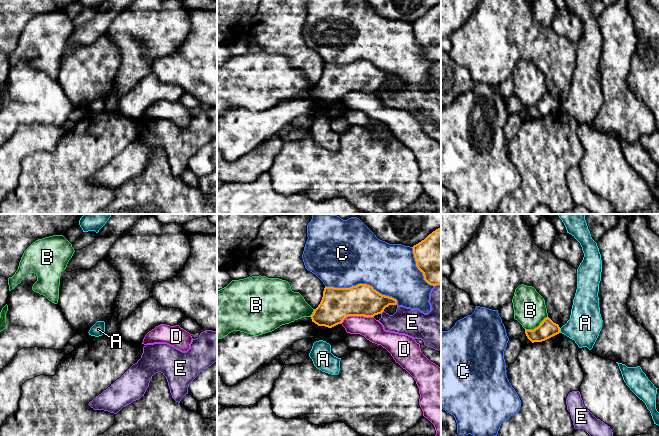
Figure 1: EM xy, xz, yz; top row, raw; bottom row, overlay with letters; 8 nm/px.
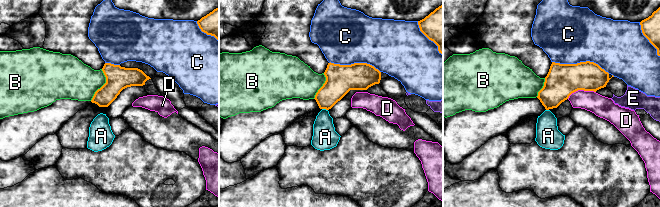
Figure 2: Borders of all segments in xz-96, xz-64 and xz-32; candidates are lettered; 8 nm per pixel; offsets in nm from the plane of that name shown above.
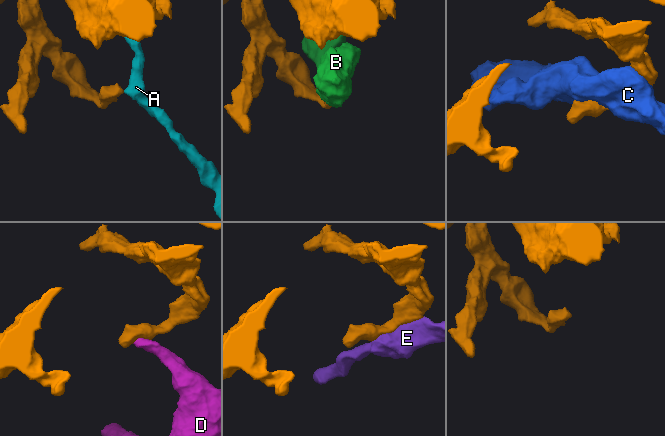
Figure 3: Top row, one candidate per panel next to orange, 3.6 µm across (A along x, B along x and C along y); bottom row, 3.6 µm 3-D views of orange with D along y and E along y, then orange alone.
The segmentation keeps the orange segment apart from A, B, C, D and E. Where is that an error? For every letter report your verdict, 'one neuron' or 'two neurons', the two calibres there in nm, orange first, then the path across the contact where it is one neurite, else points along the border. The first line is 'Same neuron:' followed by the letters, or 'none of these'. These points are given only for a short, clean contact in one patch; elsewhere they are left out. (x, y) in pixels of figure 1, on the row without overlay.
Same neuron: none of these
A: two neurons; calibres 140 and 260 nm; border yz (559, 104), (561, 108)
B: two neurons; calibres 140 and 260 nm
C: two neurons; calibres 260 and 480 nm
D: two neurons; calibres 260 and 170 nm; border xz (373, 92), (347, 92), (340, 99)
E: two neurons; calibres 260 and 220 nm

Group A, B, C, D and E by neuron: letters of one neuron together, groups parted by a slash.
A / B / C / D / E

